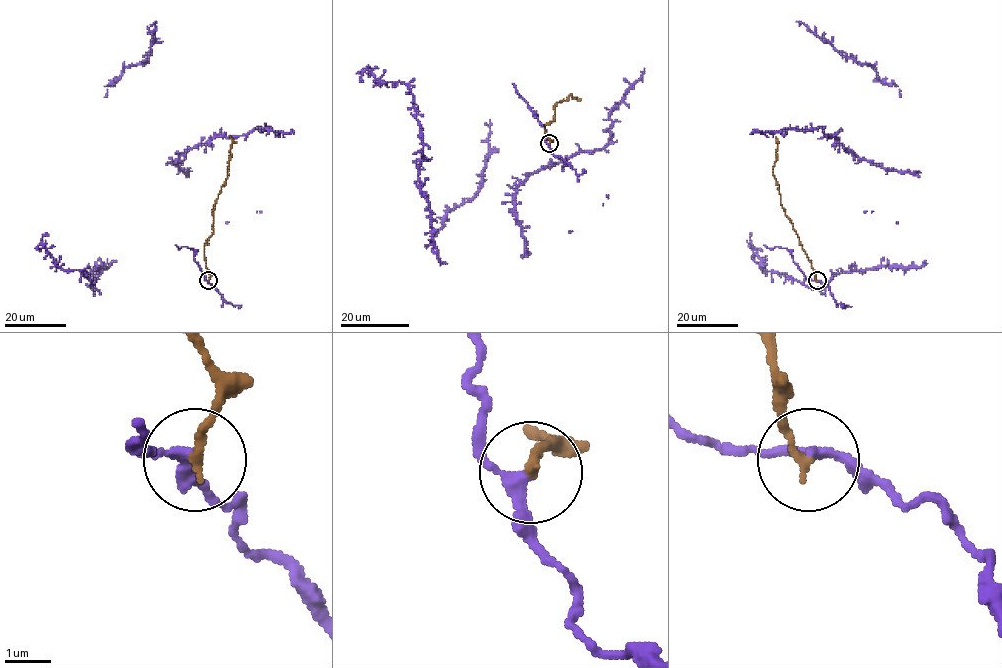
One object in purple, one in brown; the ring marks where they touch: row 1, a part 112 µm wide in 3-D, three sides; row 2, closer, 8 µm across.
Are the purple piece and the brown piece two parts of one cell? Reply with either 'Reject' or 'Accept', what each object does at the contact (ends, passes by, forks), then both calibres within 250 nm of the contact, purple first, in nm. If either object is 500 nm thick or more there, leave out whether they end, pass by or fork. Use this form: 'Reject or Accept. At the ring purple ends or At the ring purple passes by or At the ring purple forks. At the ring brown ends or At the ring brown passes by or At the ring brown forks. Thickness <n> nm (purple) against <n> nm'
Reject. At the ring purple passes by. At the ring brown ends. Thickness 190 nm (purple) against 190 nm

